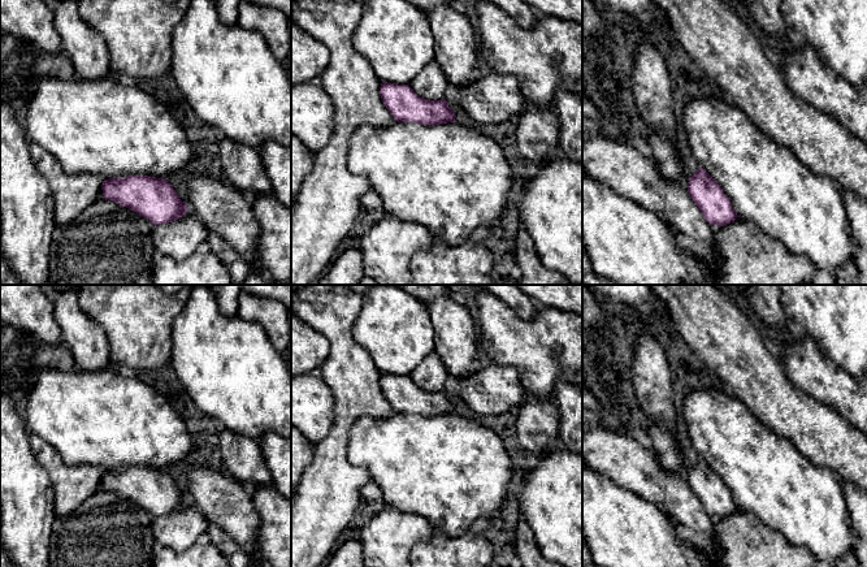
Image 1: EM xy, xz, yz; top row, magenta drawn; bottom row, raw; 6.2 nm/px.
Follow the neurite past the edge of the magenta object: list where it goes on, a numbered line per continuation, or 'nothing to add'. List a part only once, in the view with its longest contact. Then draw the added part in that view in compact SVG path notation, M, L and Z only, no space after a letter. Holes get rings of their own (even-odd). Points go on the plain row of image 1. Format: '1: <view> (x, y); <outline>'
1: xy (109, 419); M42 369L26 397L27 430L48 442L71 467L166 469L185 463L192 449L186 423L149 385L123 371Z

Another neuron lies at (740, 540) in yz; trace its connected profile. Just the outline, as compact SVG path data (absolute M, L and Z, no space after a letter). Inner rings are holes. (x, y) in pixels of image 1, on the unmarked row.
M737 508L727 516L711 516L716 525L710 537L715 567L815 567L818 560L806 547L792 545L781 533L767 528L751 512Z

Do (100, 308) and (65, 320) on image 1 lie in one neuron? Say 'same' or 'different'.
same

